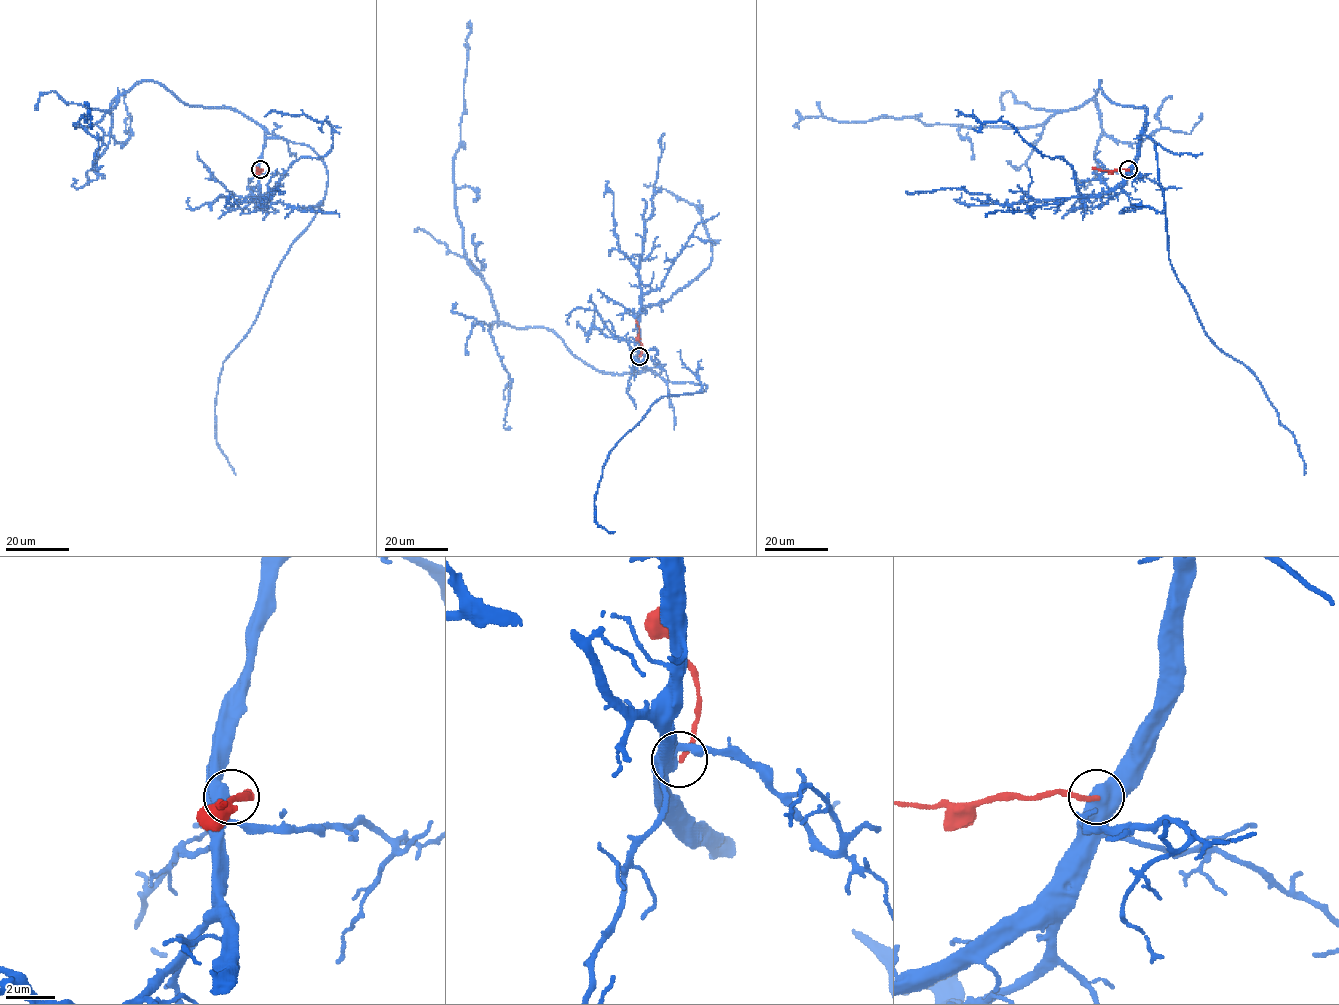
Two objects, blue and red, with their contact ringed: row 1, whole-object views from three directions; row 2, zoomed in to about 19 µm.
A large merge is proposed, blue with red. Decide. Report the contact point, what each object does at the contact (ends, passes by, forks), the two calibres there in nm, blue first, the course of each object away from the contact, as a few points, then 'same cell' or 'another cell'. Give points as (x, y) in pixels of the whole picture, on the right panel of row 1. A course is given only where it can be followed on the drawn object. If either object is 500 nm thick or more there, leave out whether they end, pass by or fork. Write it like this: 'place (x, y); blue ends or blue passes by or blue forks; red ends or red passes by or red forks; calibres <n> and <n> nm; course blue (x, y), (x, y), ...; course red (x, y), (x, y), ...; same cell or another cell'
place (1128, 169); calibres 750 and 200 nm; course blue (1128, 169), (1146, 110), (1116, 105), (1100, 81), (1080, 106), (1031, 126), (810, 117), (799, 128); course red (1128, 169), (1107, 171), (1092, 168); another cell

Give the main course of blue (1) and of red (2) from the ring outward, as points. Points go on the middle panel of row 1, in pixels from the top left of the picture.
1: (639, 356), (645, 369), (600, 373), (552, 331), (498, 319), (467, 259), (455, 201), (470, 27)
2: (639, 356), (642, 344), (635, 319)

